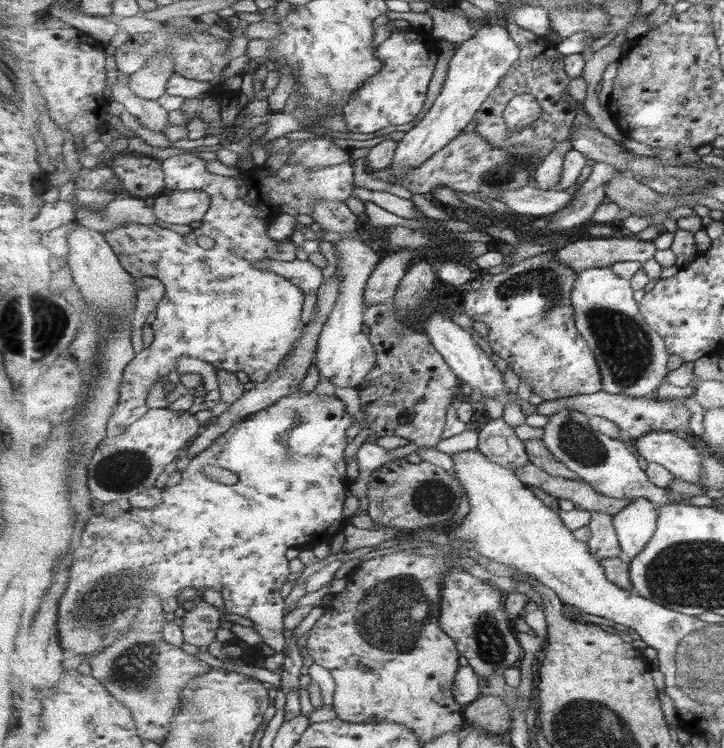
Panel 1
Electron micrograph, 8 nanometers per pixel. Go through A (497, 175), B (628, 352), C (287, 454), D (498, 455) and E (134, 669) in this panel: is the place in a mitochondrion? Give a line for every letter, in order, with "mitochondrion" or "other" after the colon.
A: mitochondrion
B: mitochondrion
C: mitochondrion
D: other
E: mitochondrion

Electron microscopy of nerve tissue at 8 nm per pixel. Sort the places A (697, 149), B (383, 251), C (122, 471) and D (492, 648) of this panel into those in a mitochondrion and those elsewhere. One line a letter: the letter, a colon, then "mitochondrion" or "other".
A: other
B: other
C: mitochondrion
D: mitochondrion

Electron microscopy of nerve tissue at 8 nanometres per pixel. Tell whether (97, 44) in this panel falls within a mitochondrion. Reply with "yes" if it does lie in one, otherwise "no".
no

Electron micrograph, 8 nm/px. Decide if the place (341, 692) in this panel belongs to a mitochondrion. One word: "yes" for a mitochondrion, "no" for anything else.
no

